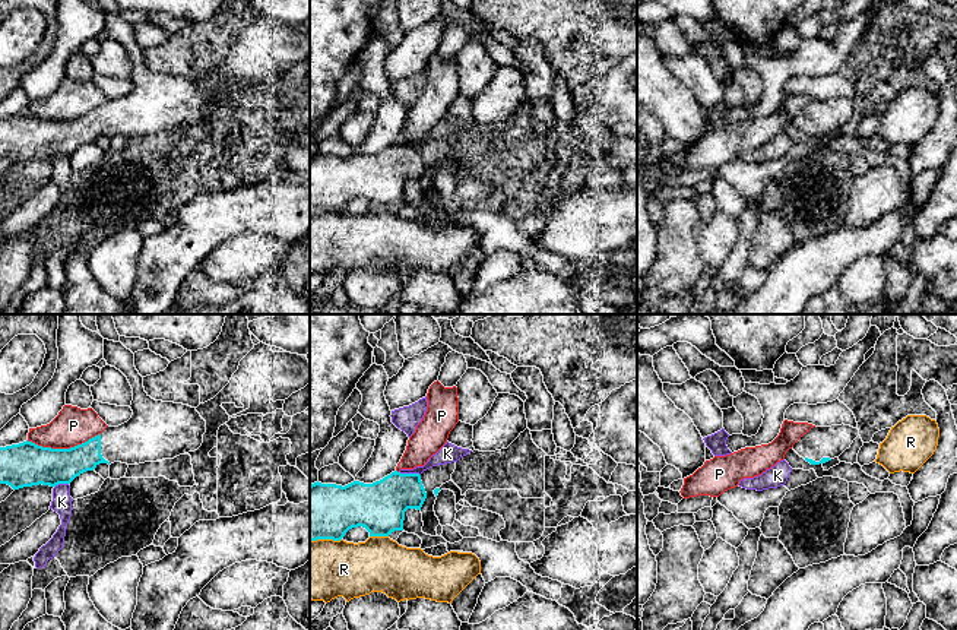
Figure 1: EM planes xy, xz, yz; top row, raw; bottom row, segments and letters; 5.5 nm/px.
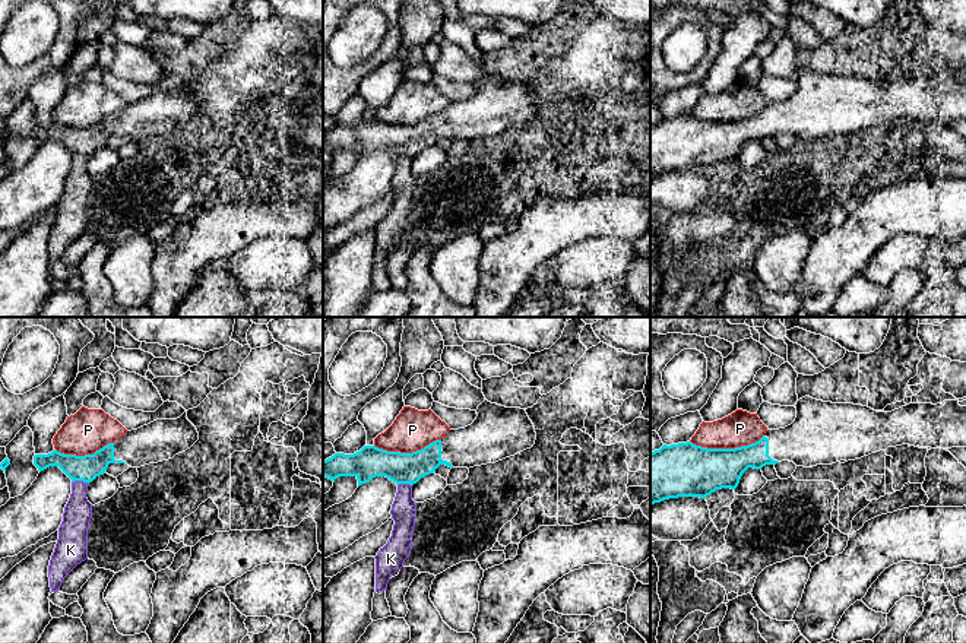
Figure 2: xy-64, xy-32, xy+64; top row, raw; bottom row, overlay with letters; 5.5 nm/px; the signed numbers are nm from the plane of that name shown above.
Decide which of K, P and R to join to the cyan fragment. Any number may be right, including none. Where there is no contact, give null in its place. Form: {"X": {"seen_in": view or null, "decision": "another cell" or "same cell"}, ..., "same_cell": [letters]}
{"K": {"seen_in": "xz", "decision": "another cell"}, "P": {"seen_in": "xy", "decision": "another cell"}, "R": {"seen_in": "xz", "decision": "another cell"}, "same_cell": []}

